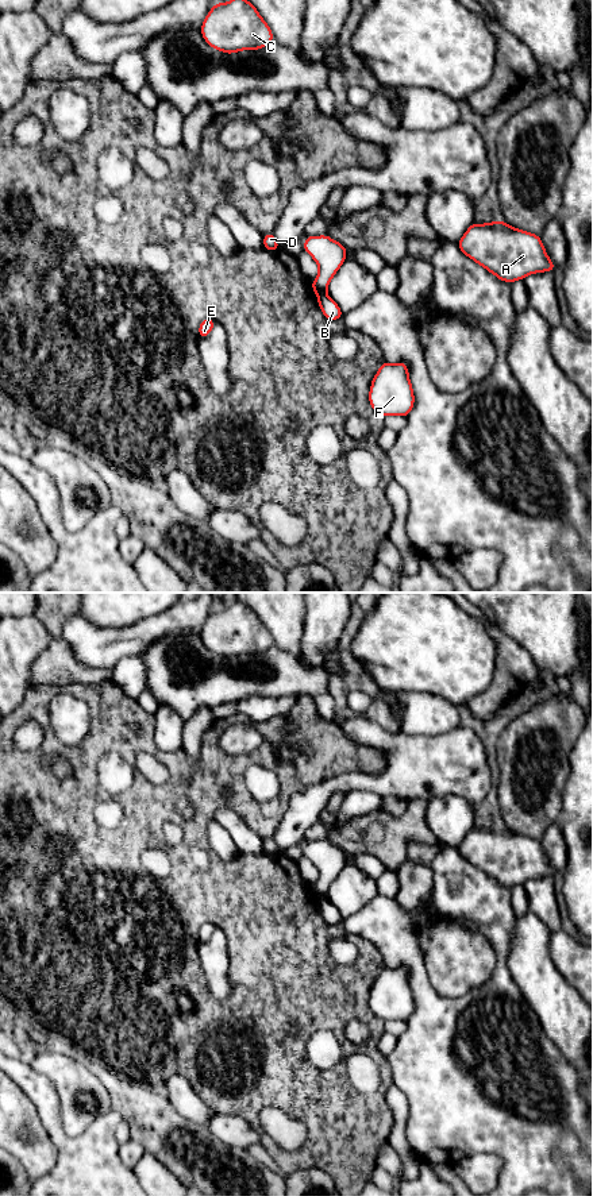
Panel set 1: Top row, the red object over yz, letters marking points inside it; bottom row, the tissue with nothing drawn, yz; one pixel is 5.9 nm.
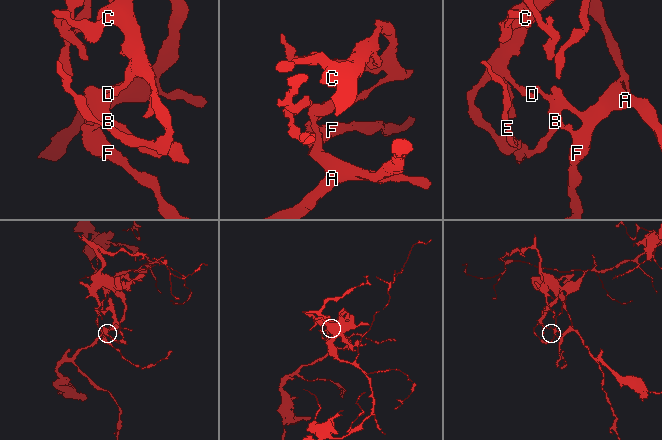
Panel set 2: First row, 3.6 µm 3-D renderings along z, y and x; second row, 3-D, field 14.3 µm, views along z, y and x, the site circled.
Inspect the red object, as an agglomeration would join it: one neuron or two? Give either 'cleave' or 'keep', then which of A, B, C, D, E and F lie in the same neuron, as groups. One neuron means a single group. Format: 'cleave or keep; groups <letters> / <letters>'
cleave; groups A F / B C D E

